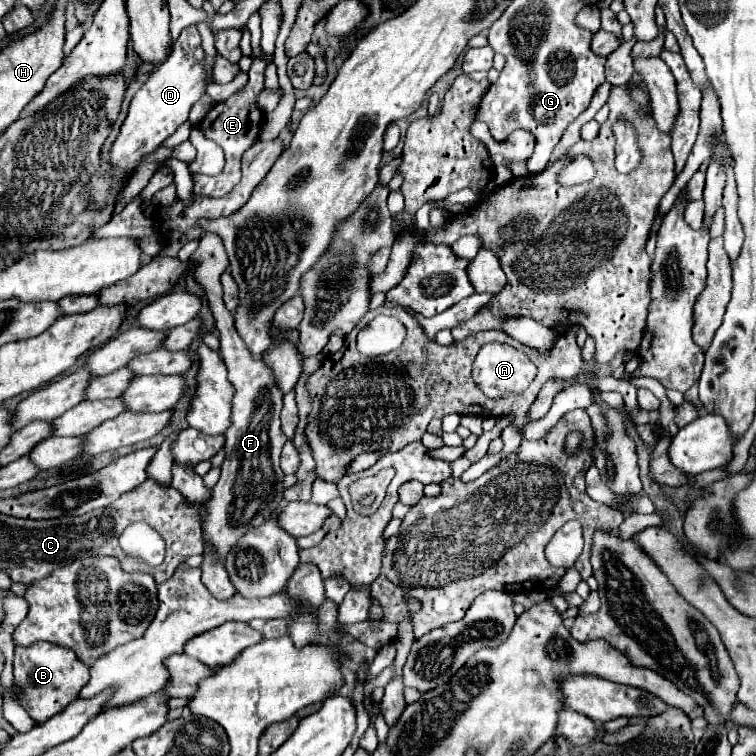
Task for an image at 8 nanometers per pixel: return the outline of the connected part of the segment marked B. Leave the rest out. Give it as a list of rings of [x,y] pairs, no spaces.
[[[36,642],[32,646],[16,646],[14,650],[14,680],[16,694],[26,712],[38,722],[46,722],[54,714],[62,712],[90,680],[88,666],[84,666],[72,650],[58,650],[56,644]]]

